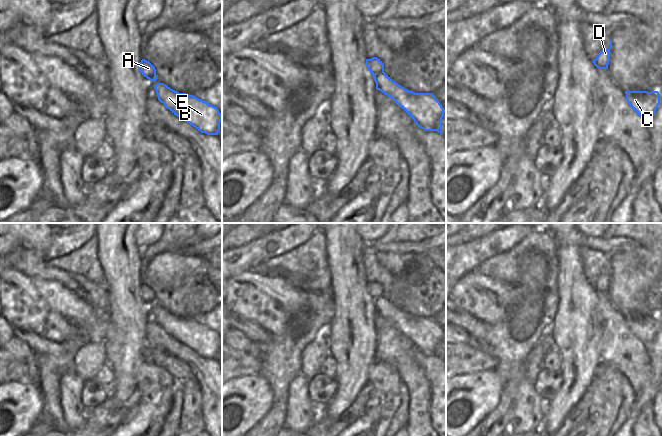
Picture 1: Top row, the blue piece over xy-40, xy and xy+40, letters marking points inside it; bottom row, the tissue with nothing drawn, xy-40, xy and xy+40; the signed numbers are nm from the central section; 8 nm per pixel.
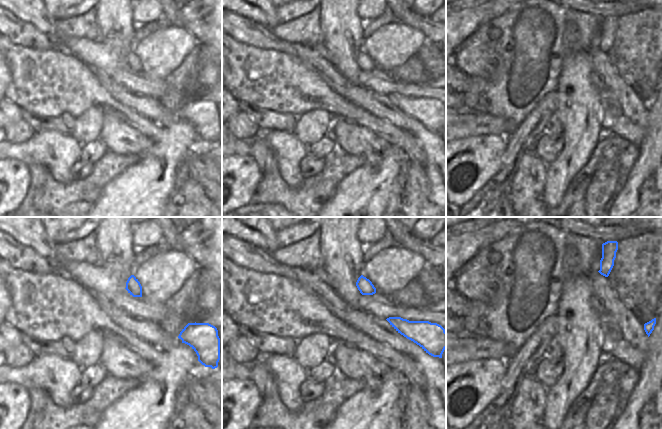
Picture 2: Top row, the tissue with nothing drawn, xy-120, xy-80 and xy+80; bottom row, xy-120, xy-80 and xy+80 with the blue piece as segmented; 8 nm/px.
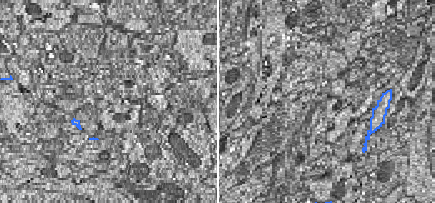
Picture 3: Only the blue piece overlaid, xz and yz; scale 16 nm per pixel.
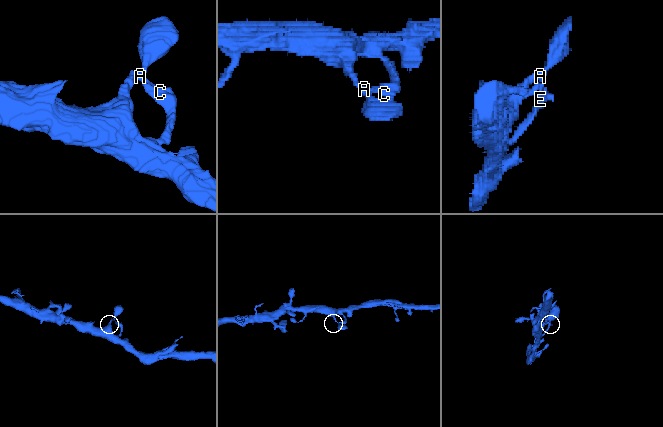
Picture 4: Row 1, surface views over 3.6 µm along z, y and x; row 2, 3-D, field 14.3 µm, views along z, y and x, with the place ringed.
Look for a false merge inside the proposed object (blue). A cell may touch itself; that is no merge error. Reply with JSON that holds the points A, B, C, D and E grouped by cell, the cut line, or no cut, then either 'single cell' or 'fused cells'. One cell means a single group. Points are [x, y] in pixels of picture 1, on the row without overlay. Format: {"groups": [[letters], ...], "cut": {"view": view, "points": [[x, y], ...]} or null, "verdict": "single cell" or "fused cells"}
{"groups": [["A", "B", "C", "D", "E"]], "cut": null, "verdict": "single cell"}

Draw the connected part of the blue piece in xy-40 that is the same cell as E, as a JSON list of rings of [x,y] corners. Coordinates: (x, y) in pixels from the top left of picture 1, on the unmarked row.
[[[164,307],[154,310],[158,324],[174,339],[201,357],[218,359],[222,338],[218,332],[186,317],[179,317]]]

